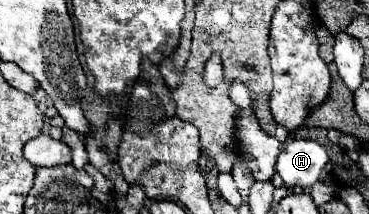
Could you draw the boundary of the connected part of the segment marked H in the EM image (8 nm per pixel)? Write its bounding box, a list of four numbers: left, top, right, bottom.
[277,140,329,188]

